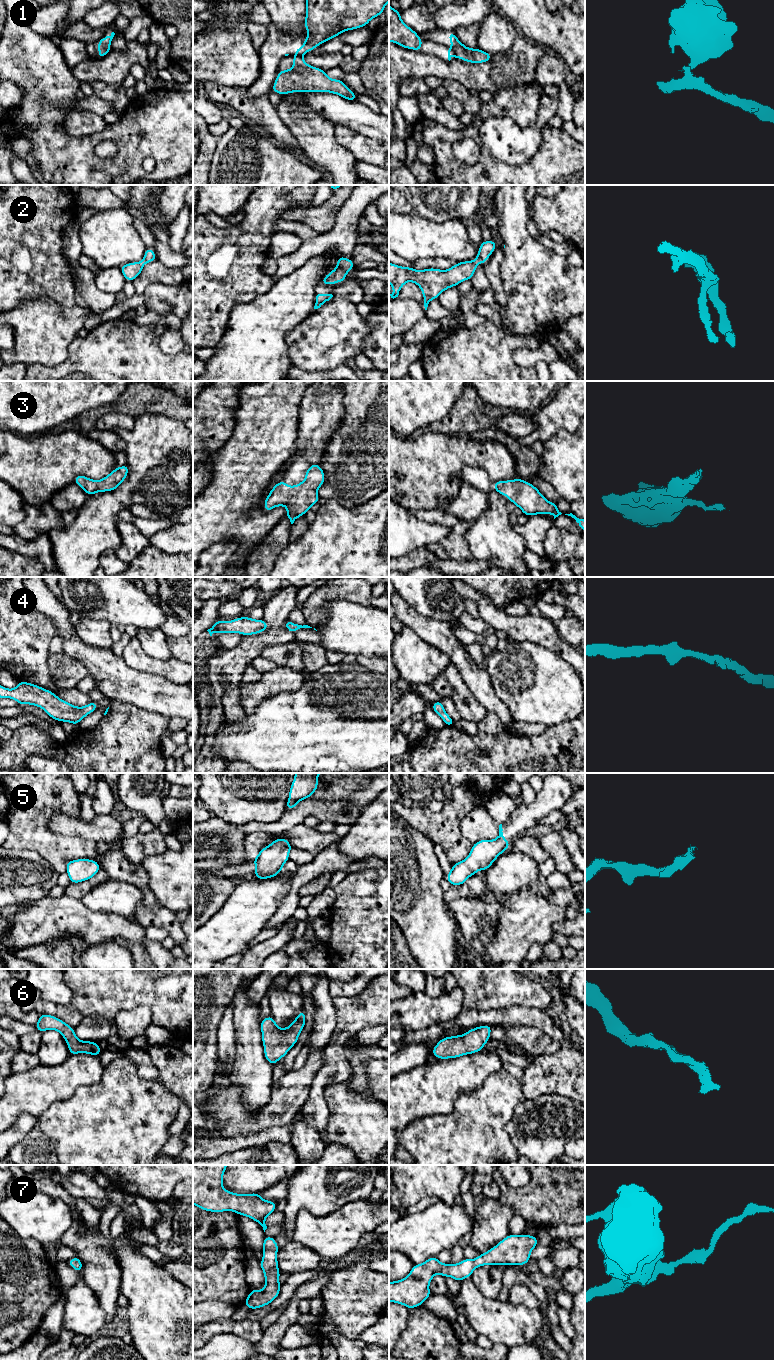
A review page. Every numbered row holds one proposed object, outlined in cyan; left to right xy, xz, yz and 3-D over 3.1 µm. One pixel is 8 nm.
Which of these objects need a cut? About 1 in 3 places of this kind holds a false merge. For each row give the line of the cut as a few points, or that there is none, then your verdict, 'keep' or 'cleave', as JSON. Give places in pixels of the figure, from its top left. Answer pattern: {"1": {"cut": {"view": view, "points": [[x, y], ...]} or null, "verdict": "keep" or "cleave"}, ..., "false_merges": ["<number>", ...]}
{"1": {"cut": {"view": "yz", "points": [[451, 47], [456, 56]]}, "verdict": "cleave"}, "2": {"cut": null, "verdict": "keep"}, "3": {"cut": null, "verdict": "keep"}, "4": {"cut": null, "verdict": "keep"}, "5": {"cut": null, "verdict": "keep"}, "6": {"cut": null, "verdict": "keep"}, "7": {"cut": null, "verdict": "keep"}, "false_merges": ["1"]}

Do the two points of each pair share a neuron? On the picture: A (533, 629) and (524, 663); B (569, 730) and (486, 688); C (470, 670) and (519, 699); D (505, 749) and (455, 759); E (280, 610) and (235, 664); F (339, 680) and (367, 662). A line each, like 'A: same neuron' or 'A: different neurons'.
A: different neurons
B: different neurons
C: different neurons
D: same neuron
E: same neuron
F: different neurons

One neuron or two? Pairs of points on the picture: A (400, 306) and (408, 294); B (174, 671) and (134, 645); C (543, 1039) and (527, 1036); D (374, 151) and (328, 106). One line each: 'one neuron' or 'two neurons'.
A: two neurons
B: one neuron
C: one neuron
D: two neurons

